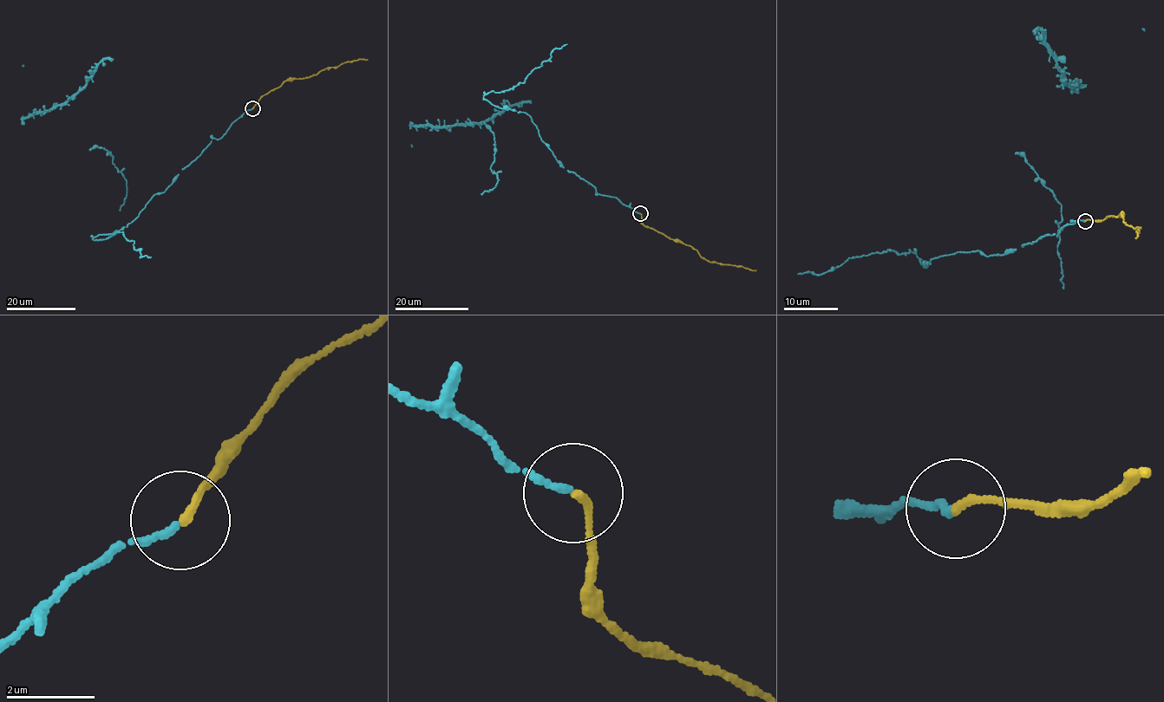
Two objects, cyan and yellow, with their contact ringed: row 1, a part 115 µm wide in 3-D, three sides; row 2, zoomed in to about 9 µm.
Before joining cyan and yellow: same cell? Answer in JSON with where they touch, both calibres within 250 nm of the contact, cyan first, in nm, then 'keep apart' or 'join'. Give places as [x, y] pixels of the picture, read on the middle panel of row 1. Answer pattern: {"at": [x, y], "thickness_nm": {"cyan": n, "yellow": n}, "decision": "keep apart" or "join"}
{"at": [640, 213], "thickness_nm": {"cyan": 140, "yellow": 170}, "decision": "join"}

